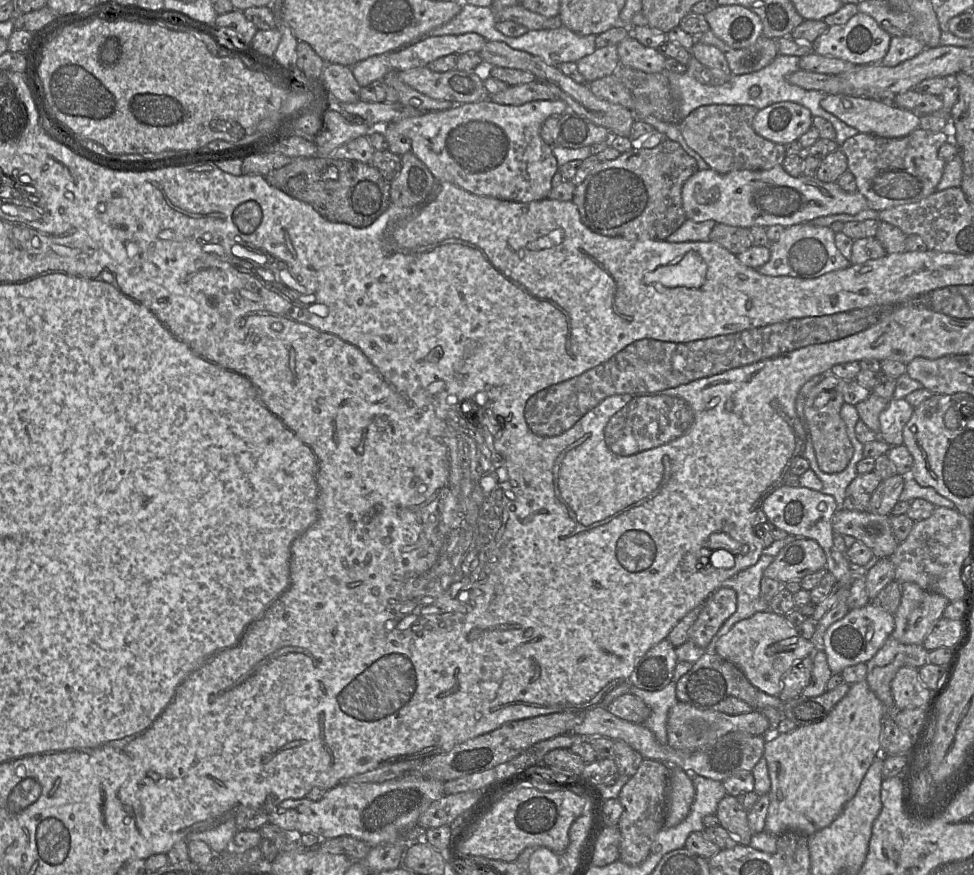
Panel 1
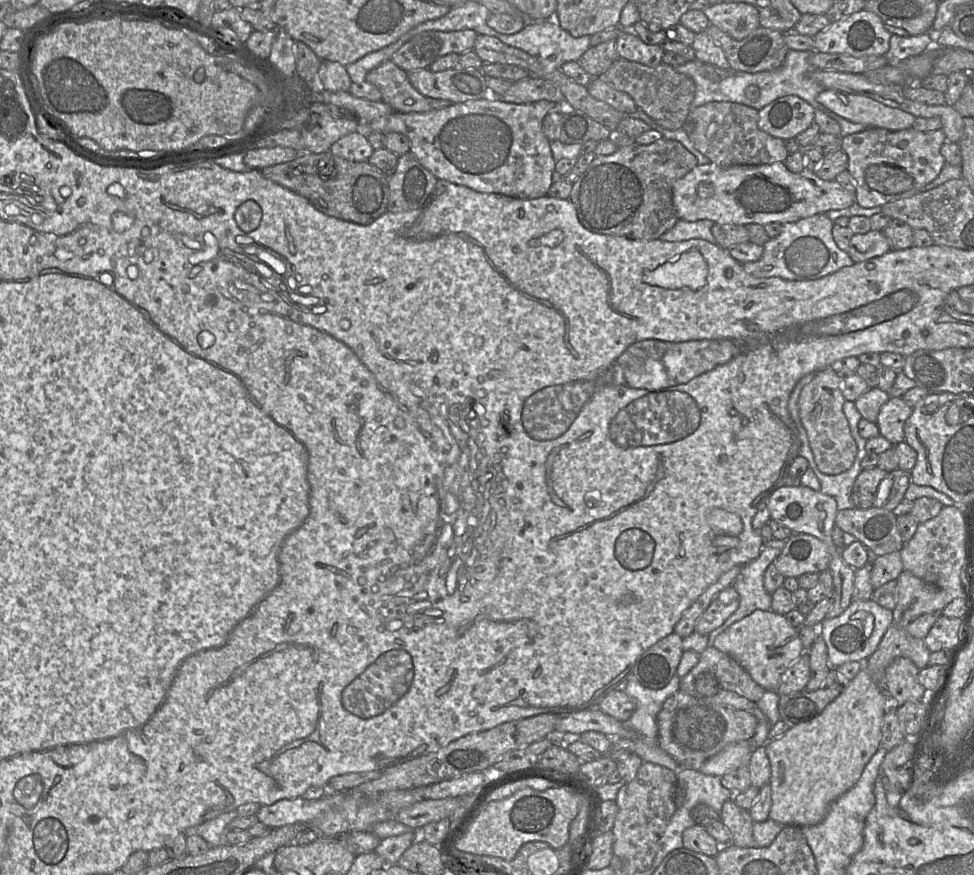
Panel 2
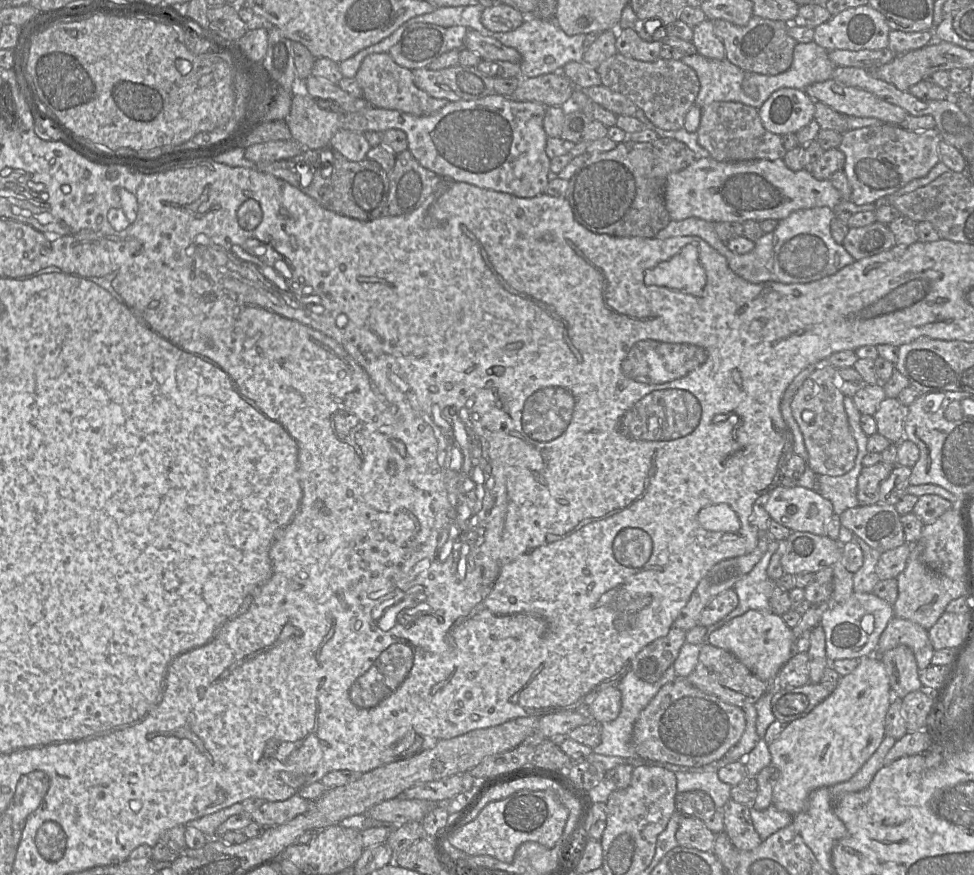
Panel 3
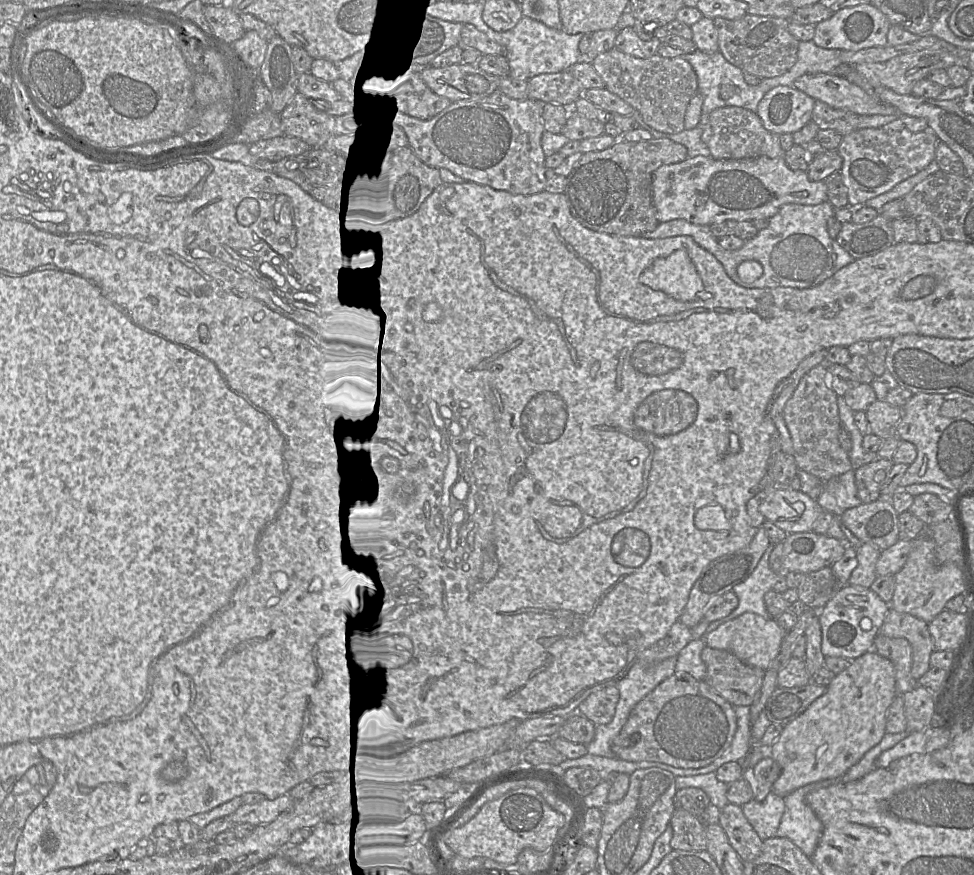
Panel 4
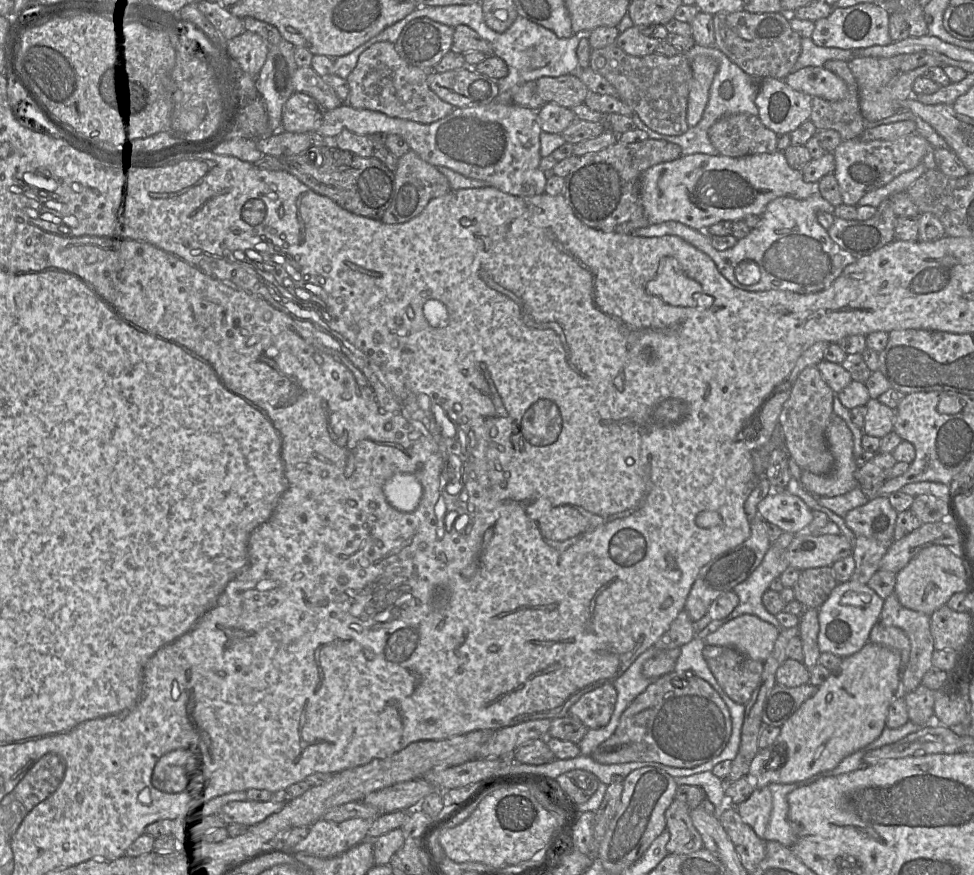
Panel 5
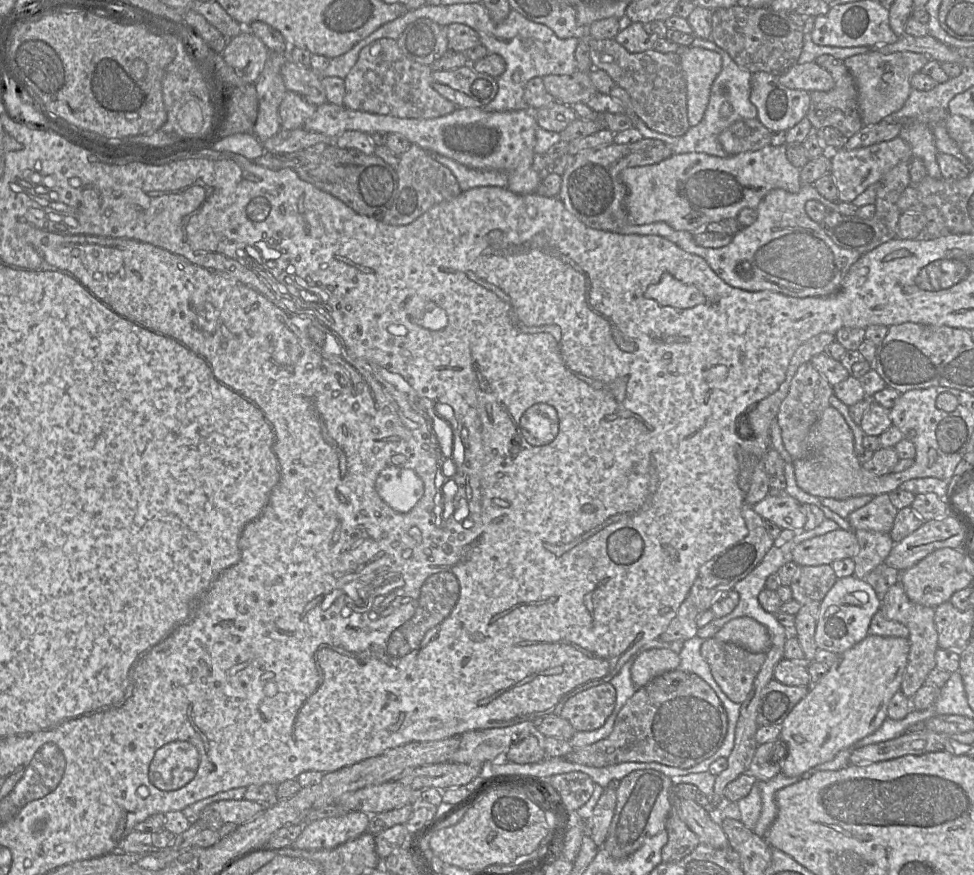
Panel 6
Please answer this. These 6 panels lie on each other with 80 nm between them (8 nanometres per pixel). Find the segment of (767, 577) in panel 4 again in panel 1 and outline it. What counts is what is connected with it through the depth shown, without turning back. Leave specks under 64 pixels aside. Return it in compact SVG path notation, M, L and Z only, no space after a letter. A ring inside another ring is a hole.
M762 554L756 564L742 570L726 582L725 585L737 594L737 609L714 635L705 653L716 653L717 641L737 622L750 618L755 613L769 610L769 603L761 598L761 579L773 560L773 556Z

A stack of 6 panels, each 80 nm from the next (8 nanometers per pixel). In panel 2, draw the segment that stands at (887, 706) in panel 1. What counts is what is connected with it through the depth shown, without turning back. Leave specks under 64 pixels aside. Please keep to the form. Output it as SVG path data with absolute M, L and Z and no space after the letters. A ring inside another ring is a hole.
M892 623L875 652L865 661L865 669L886 694L886 668L895 658L909 658L920 670L929 665L930 654L924 639L913 637Z

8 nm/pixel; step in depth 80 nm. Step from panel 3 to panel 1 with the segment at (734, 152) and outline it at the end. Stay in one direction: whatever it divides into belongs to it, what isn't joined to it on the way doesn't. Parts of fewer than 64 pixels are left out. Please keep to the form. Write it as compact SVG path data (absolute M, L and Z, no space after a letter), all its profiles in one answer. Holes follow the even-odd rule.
M704 105L684 118L679 128L686 143L718 173L770 170L783 163L785 146L766 140L754 131L753 120L758 111L750 105Z

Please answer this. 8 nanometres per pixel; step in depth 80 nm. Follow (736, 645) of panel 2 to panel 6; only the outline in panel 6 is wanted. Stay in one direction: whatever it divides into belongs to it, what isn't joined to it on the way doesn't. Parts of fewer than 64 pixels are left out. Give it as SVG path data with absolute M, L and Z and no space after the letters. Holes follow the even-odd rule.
M745 616L726 623L714 637L725 642L732 642L752 653L766 653L771 647L765 626Z

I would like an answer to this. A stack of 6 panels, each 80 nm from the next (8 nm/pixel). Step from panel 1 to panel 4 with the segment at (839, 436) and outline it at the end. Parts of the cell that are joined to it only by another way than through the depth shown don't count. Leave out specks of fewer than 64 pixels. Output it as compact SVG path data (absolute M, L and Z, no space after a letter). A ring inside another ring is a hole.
M826 364L815 366L799 381L782 415L789 431L798 469L825 482L852 469L849 452L841 446L839 435L842 423L837 404L838 396L832 390Z

